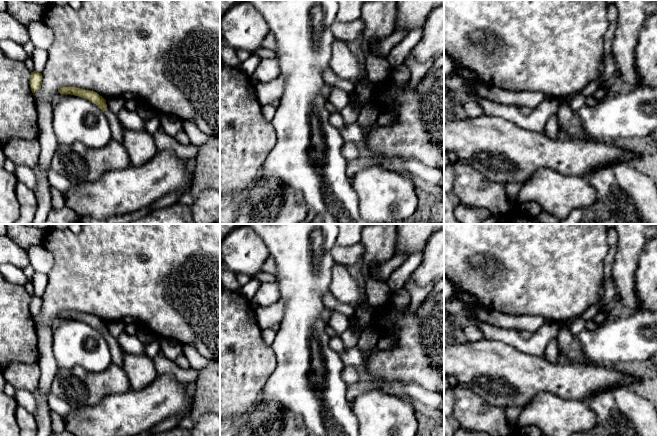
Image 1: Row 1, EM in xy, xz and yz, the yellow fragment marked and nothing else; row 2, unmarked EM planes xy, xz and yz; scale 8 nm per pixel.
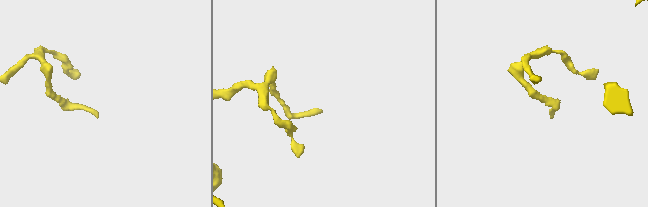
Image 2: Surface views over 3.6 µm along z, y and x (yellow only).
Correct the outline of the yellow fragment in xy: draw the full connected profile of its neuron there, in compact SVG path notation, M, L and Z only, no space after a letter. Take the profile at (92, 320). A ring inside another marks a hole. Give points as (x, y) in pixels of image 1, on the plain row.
M63 311L60 312L59 316L61 319L71 318L74 320L79 320L96 328L104 336L109 345L112 356L112 363L120 367L123 366L124 352L121 349L117 339L109 334L106 328L106 324L102 320L97 318L95 315L76 311Z

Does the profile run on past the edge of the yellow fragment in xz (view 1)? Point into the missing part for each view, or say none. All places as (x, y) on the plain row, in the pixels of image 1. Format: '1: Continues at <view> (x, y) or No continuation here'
1: Continues at xz (331, 332)

